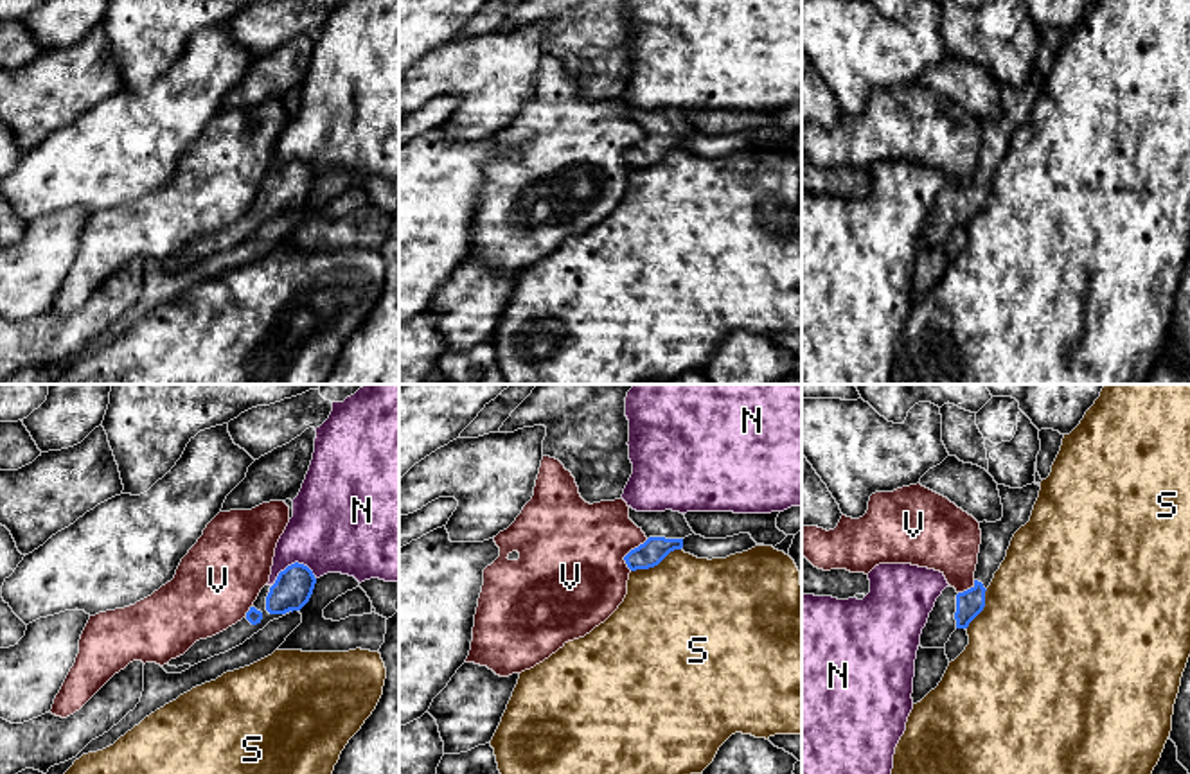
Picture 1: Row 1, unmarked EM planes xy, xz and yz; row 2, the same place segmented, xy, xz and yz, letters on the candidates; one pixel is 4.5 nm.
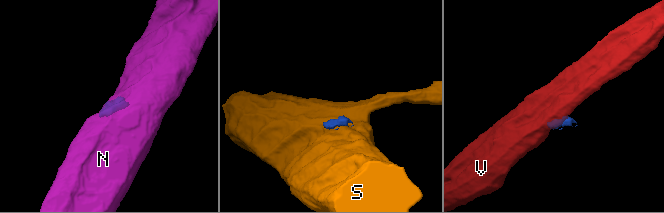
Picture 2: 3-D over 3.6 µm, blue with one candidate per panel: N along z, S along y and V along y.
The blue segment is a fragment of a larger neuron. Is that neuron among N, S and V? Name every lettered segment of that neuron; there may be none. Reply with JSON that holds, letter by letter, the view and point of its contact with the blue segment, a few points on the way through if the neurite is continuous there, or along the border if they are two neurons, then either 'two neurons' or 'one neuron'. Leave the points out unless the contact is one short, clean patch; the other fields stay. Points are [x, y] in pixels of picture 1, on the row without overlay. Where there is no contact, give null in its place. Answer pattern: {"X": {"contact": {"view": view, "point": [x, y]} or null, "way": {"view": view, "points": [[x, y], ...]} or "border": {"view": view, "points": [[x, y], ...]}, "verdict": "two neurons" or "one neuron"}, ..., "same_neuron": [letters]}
{"N": {"contact": {"view": "xy", "point": [292, 162]}, "border": {"view": "xy", "points": [[315, 173], [306, 164], [292, 160], [272, 184]]}, "verdict": "two neurons"}, "S": {"contact": {"view": "xz", "point": [655, 162]}, "border": {"view": "xz", "points": [[680, 146], [674, 146], [653, 164], [631, 169]]}, "verdict": "two neurons"}, "V": {"contact": {"view": "xz", "point": [630, 149]}, "border": {"view": "xz", "points": [[648, 137], [624, 155], [630, 167]]}, "verdict": "two neurons"}, "same_neuron": []}

